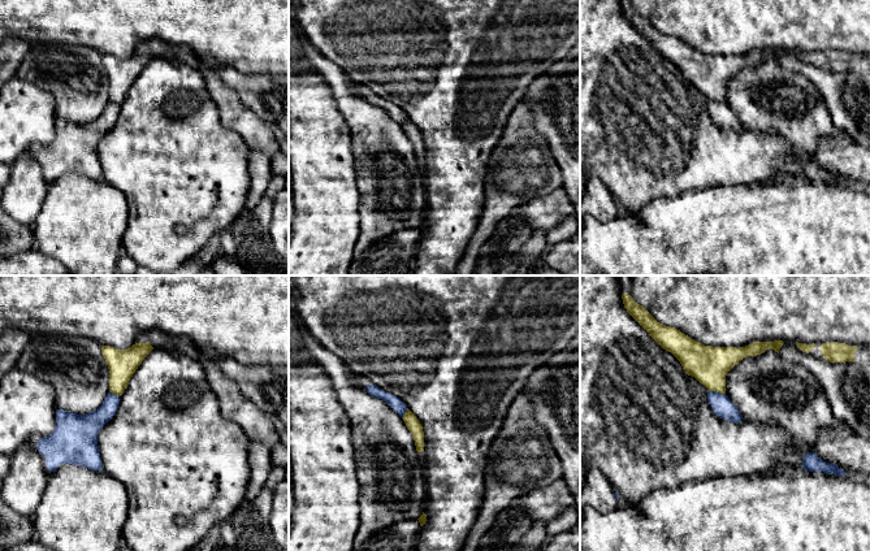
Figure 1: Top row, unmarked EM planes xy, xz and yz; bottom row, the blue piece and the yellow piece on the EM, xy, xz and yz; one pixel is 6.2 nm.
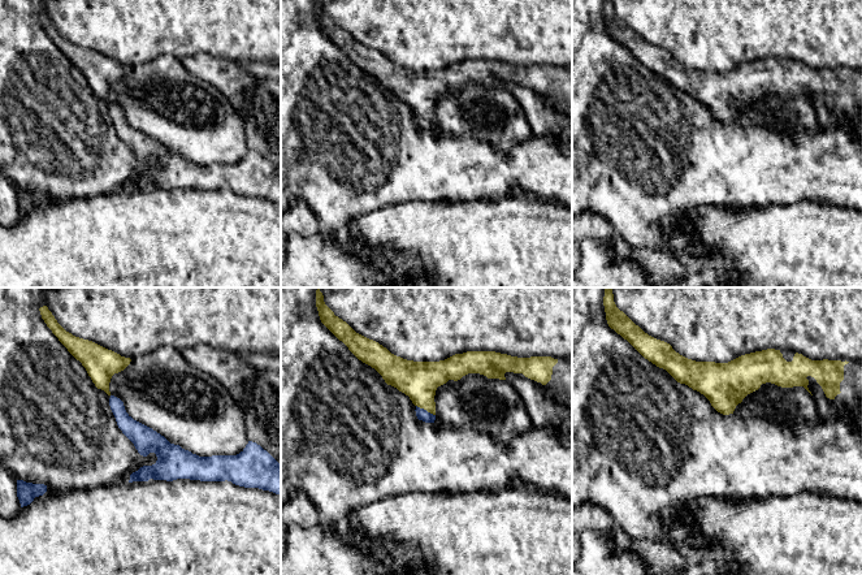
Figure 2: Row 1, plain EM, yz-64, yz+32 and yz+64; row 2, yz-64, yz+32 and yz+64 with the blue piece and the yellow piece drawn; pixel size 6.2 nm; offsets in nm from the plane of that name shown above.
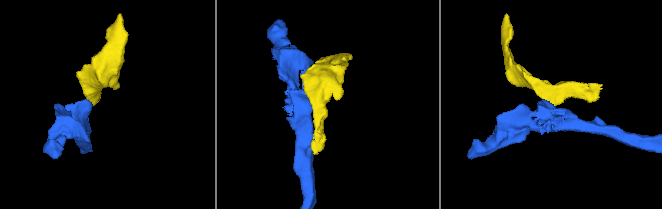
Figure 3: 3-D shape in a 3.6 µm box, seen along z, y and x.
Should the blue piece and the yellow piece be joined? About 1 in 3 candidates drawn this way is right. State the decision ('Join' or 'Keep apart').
Keep apart

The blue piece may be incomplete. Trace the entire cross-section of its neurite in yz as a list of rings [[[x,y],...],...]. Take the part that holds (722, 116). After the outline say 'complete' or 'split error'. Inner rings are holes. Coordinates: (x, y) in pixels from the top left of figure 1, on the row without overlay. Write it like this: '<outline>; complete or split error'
[[[707,100],[707,110],[717,126],[726,127],[739,133],[743,129],[737,116],[728,108],[726,103]]]; complete

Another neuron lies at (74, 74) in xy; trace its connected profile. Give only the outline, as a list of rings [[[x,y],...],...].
[[[35,42],[16,78],[47,90],[56,101],[56,117],[86,123],[109,101],[109,78],[101,53],[77,43]]]

